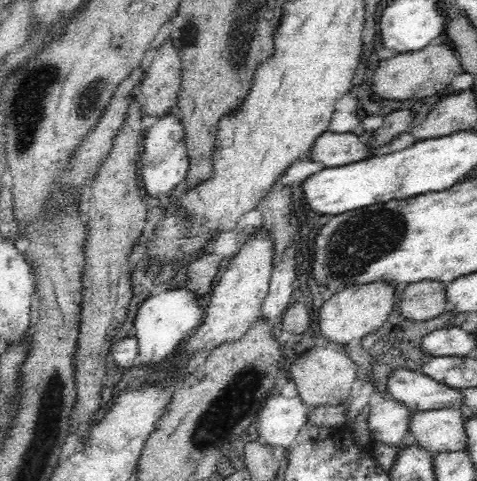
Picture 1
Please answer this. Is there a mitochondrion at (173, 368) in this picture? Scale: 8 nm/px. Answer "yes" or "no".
no

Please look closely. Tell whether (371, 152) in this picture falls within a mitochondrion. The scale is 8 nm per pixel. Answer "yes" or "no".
no

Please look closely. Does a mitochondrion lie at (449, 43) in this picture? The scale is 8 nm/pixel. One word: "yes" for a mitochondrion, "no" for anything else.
no

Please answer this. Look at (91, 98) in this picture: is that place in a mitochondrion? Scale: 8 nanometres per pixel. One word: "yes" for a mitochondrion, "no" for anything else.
yes

